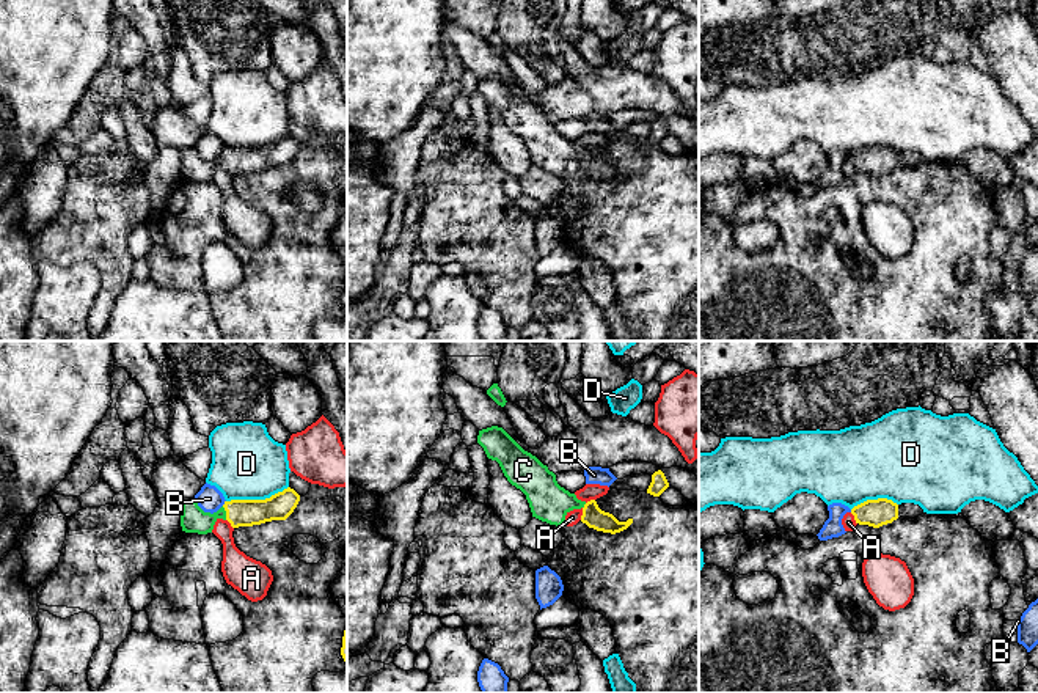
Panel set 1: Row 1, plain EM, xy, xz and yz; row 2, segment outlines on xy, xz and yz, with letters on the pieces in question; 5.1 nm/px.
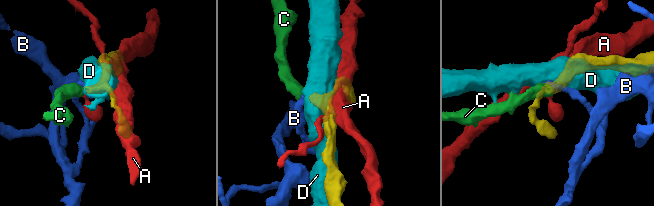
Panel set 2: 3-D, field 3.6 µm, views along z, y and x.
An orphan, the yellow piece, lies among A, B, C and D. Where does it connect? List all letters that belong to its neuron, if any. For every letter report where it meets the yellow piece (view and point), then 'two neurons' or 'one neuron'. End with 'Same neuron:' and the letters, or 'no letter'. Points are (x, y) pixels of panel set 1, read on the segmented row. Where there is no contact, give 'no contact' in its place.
A: xz (583, 514) | two neurons
B: xy (225, 503) | two neurons
C: xy (226, 513) | one neuron
D: xy (256, 500) | two neurons
Same neuron: C

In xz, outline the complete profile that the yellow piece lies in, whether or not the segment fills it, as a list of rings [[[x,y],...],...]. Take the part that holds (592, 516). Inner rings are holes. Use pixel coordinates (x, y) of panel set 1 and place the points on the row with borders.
[[[492,426],[479,431],[477,443],[488,459],[499,464],[507,481],[526,495],[532,517],[561,526],[570,511],[581,509],[583,523],[611,534],[633,523],[633,519],[619,522],[612,514],[601,511],[595,500],[581,501],[575,493],[561,487],[556,475],[524,451],[503,427]]]

